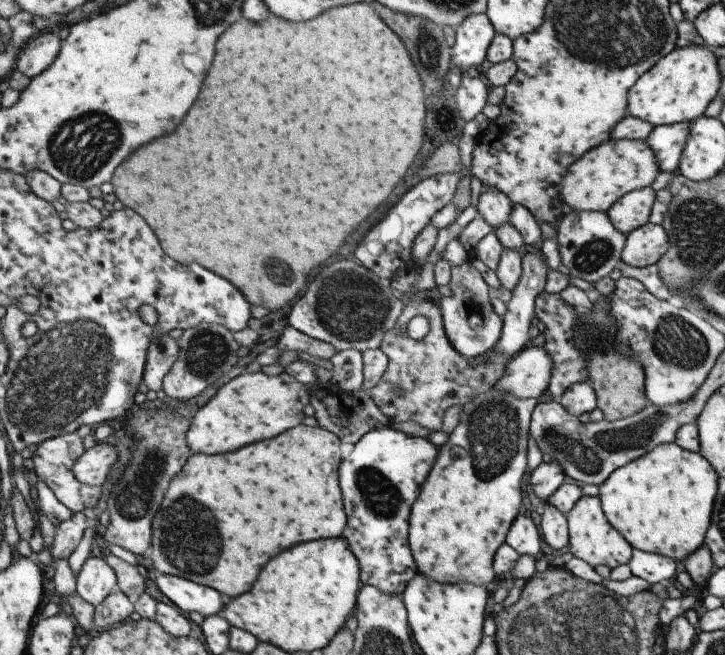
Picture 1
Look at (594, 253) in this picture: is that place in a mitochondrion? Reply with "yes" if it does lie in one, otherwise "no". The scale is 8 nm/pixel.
yes

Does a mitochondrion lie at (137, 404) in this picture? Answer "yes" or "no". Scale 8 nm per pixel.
no

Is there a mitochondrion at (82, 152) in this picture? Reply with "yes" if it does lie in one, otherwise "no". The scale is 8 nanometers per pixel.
yes

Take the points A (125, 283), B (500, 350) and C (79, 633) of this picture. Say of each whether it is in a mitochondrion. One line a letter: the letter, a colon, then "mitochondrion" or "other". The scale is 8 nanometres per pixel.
A: other
B: other
C: other

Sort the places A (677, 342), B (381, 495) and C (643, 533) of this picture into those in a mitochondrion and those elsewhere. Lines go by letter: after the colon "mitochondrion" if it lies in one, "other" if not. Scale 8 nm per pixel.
A: mitochondrion
B: mitochondrion
C: other

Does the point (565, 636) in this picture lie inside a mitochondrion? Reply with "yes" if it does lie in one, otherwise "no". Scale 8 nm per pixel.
yes

